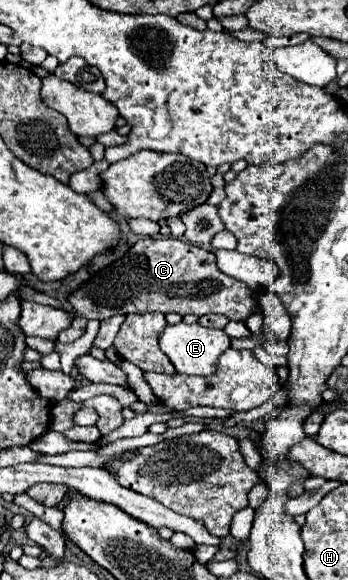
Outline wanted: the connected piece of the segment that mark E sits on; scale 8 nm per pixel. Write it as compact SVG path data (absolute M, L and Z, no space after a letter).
M178 322L174 326L166 326L162 334L158 336L160 350L170 358L174 364L176 372L188 374L188 376L208 376L216 370L216 360L218 356L230 348L230 338L226 336L224 330L212 330L204 328L202 324L184 324Z

